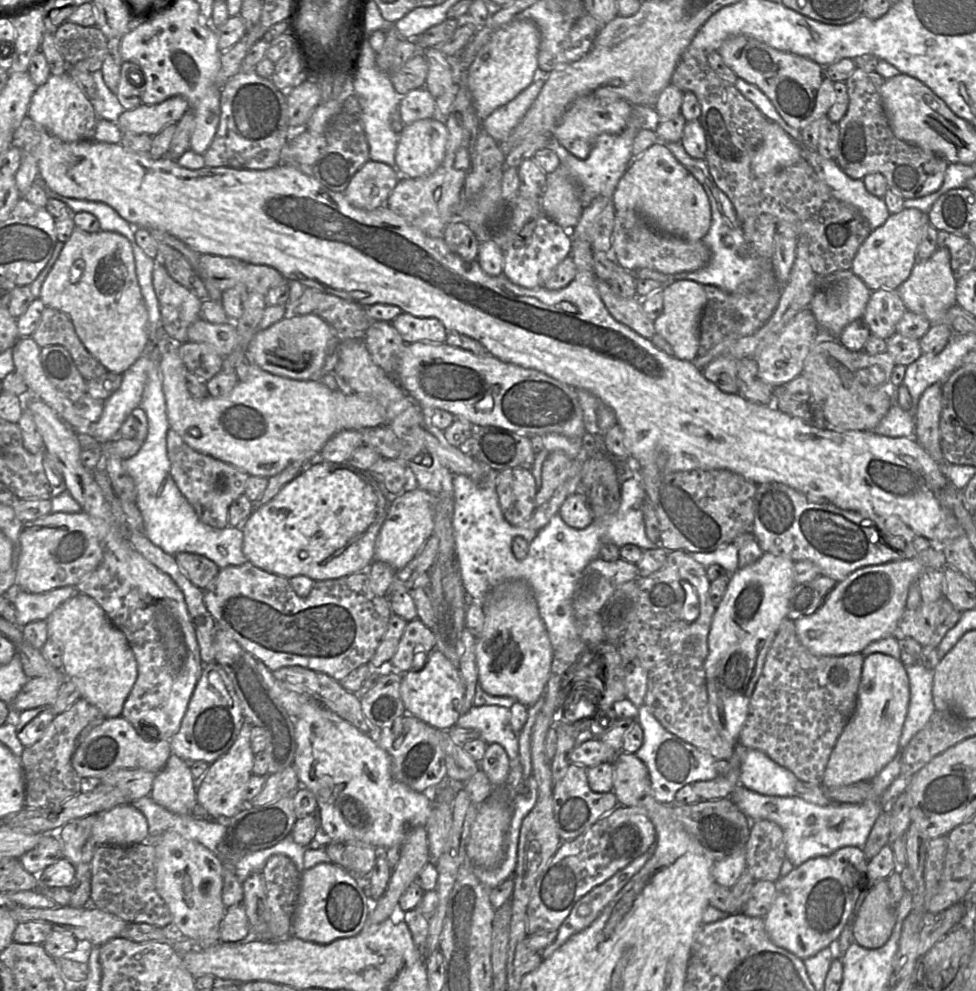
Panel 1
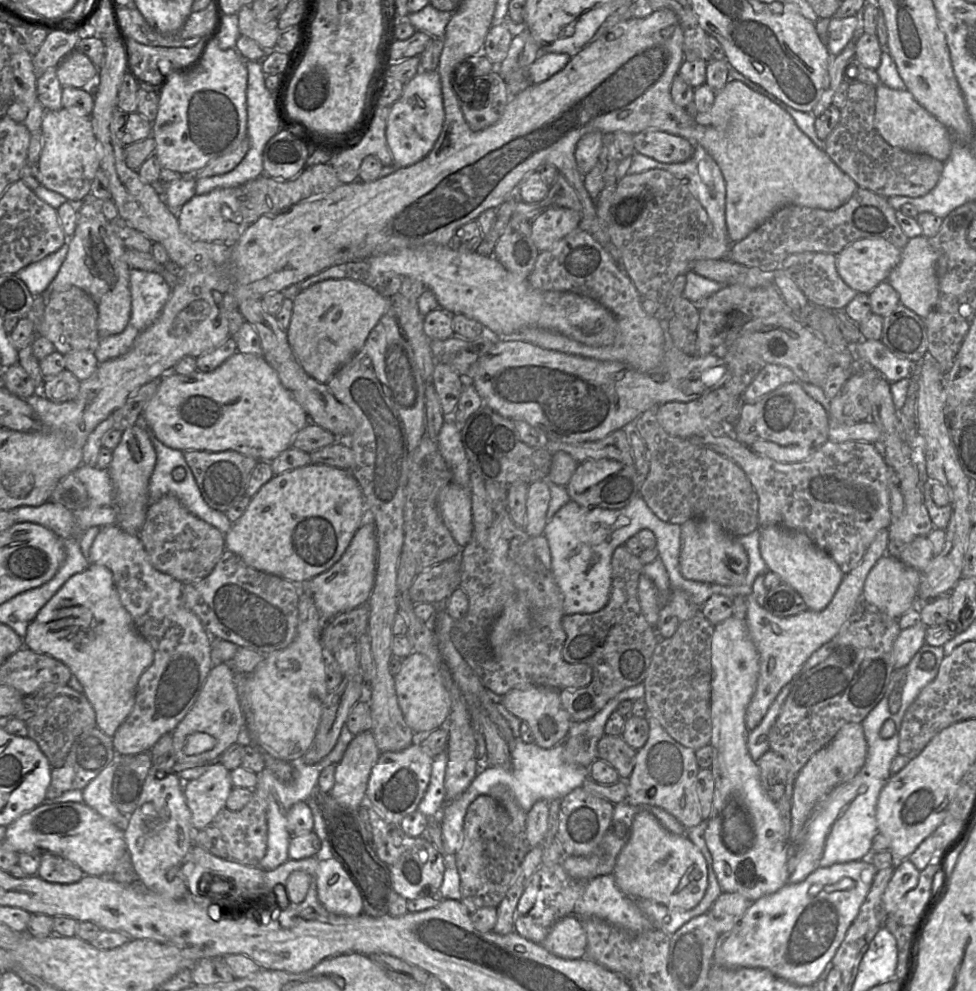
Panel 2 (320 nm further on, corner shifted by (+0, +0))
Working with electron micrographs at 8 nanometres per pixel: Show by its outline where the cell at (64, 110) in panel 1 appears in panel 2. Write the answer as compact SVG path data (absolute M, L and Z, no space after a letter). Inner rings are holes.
M65 108L46 111L41 132L43 146L37 163L41 186L64 196L71 203L81 203L90 197L92 181L100 169L99 144L90 117L77 115Z

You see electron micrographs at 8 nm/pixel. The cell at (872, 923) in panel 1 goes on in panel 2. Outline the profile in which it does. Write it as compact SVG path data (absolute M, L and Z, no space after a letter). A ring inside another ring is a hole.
M908 858L898 860L894 868L882 897L884 918L886 915L893 915L902 898L914 889L919 881L920 871Z

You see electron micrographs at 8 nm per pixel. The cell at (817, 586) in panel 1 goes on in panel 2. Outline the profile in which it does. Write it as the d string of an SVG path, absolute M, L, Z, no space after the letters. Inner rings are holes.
M781 583L768 590L764 609L777 617L793 616L806 611L807 605L802 596L790 585Z

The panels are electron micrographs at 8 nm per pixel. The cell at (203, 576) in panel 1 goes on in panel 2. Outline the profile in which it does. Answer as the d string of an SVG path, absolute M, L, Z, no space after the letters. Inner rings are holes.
M171 494L150 503L139 537L152 565L182 584L193 583L207 577L226 550L224 534L190 513Z

